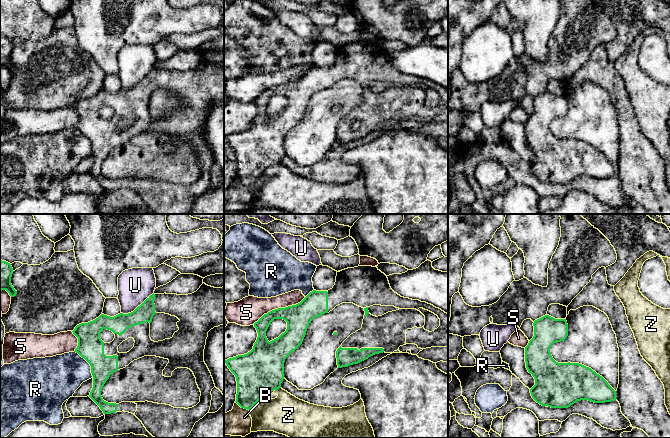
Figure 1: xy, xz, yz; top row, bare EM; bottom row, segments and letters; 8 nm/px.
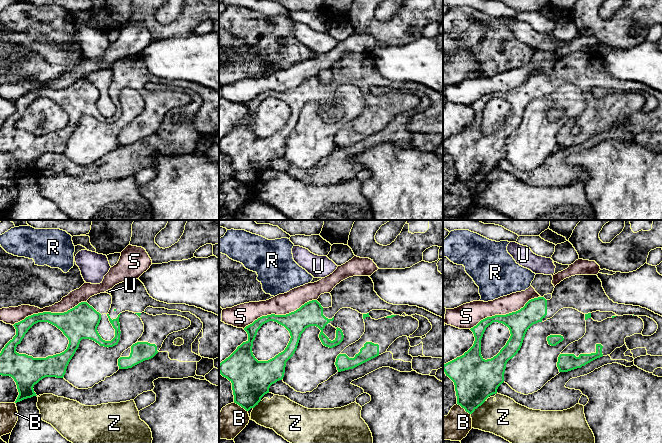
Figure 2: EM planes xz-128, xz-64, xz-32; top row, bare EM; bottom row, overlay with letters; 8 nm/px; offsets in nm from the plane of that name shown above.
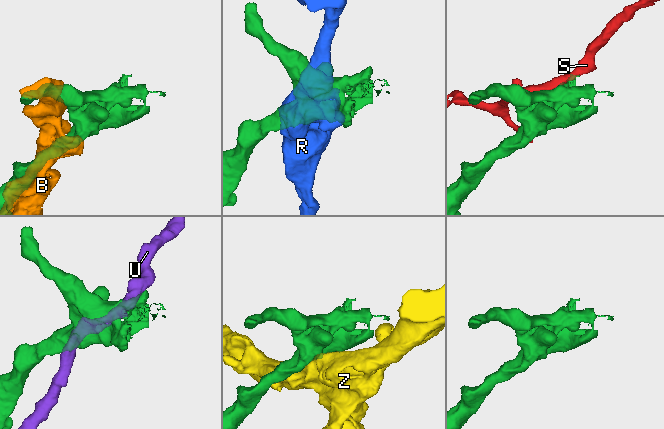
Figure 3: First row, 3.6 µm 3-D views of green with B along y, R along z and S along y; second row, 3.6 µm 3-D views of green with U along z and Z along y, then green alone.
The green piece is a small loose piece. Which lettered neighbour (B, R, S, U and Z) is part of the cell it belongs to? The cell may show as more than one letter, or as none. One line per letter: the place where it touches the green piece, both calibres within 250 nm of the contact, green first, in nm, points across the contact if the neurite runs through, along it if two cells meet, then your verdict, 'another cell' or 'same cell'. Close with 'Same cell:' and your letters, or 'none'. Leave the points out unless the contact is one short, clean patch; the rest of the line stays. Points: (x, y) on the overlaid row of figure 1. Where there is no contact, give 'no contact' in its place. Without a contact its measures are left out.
B: meets green in xz at (242, 407); 280 nm thick on the green side, 220 nm on the other; another cell
R: meets green in xy at (88, 362); 200 nm thick on the green side, 340 nm on the other; another cell
S: meets green in xz at (279, 308); 200 nm thick on the green side, 220 nm on the other; another cell
U: meets green in xy at (138, 306); 150 nm thick on the green side, 280 nm on the other; border along xy (153, 292), (132, 311), (121, 313); another cell
Z: meets green in xz at (256, 402); 360 nm thick on the green side, 300 nm on the other; another cell
Same cell: none

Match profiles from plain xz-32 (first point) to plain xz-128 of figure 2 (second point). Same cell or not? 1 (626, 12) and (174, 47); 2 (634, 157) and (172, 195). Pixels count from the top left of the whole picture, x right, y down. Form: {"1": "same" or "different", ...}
{"1": "different", "2": "same"}

